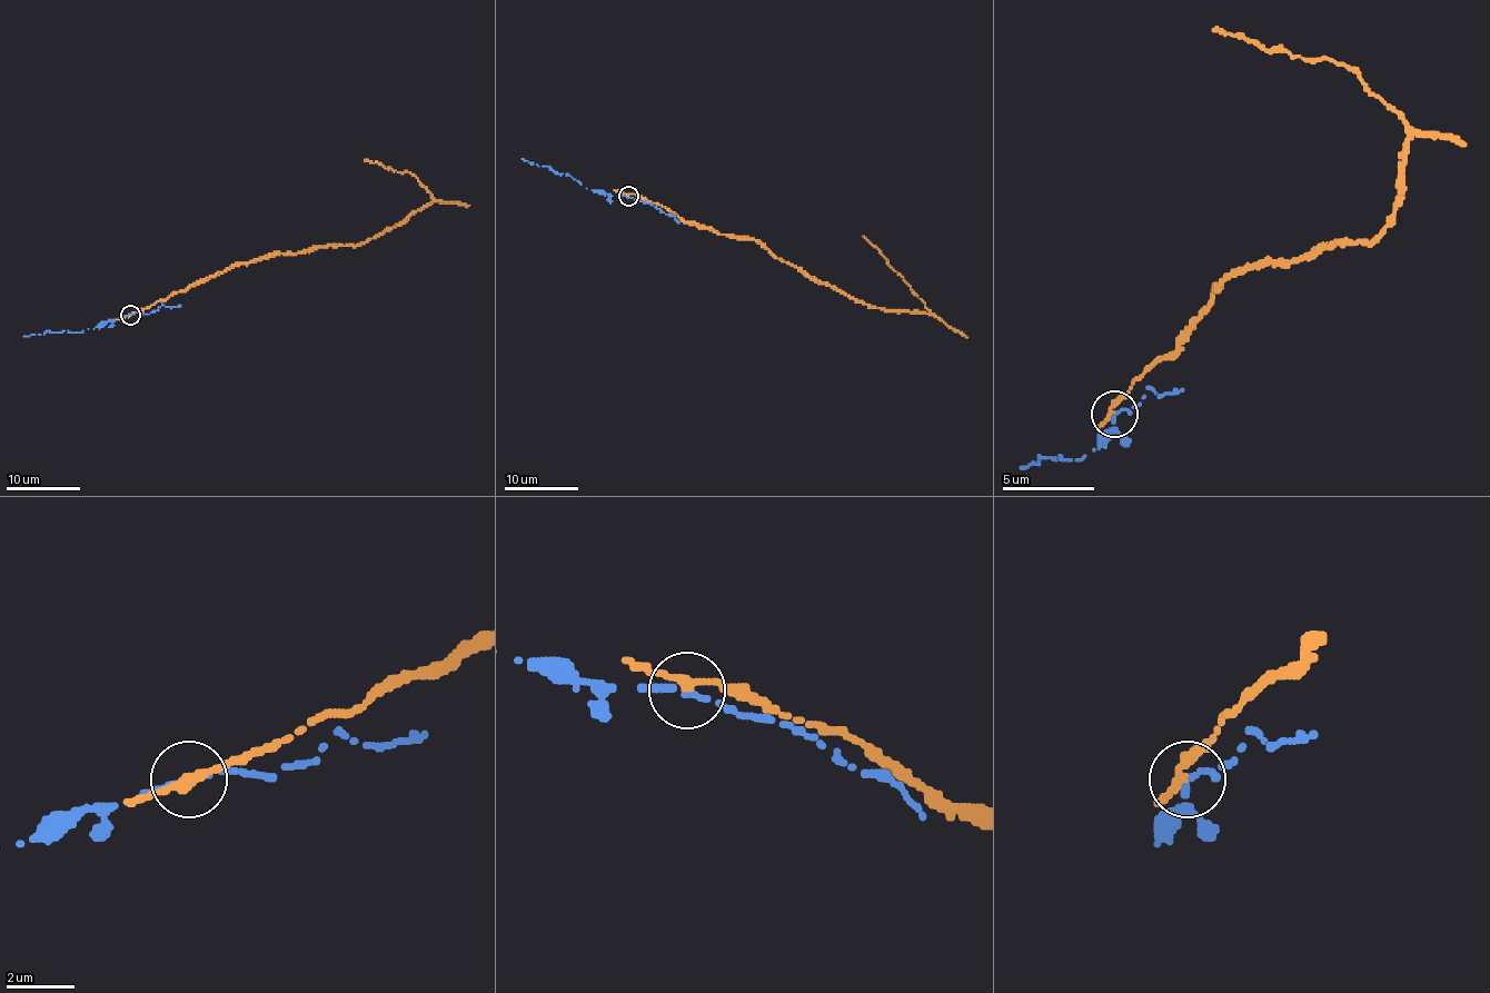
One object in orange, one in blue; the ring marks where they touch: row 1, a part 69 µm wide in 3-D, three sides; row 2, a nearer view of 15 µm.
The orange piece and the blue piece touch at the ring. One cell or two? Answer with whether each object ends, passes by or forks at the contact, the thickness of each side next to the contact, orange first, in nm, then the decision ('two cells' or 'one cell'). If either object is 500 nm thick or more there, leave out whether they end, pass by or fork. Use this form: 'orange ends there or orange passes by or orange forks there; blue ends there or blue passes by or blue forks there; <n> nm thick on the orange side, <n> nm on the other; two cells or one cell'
orange passes by; blue passes by; 240 nm thick on the orange side, 140 nm on the other; two cells

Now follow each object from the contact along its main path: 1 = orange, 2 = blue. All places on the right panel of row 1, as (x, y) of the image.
1: (1113, 413), (1232, 275), (1329, 242), (1370, 242), (1398, 206), (1407, 128), (1342, 65), (1260, 50), (1214, 28)
2: (1118, 413), (1100, 449), (1059, 458), (1040, 454), (1040, 463), (1022, 467)

